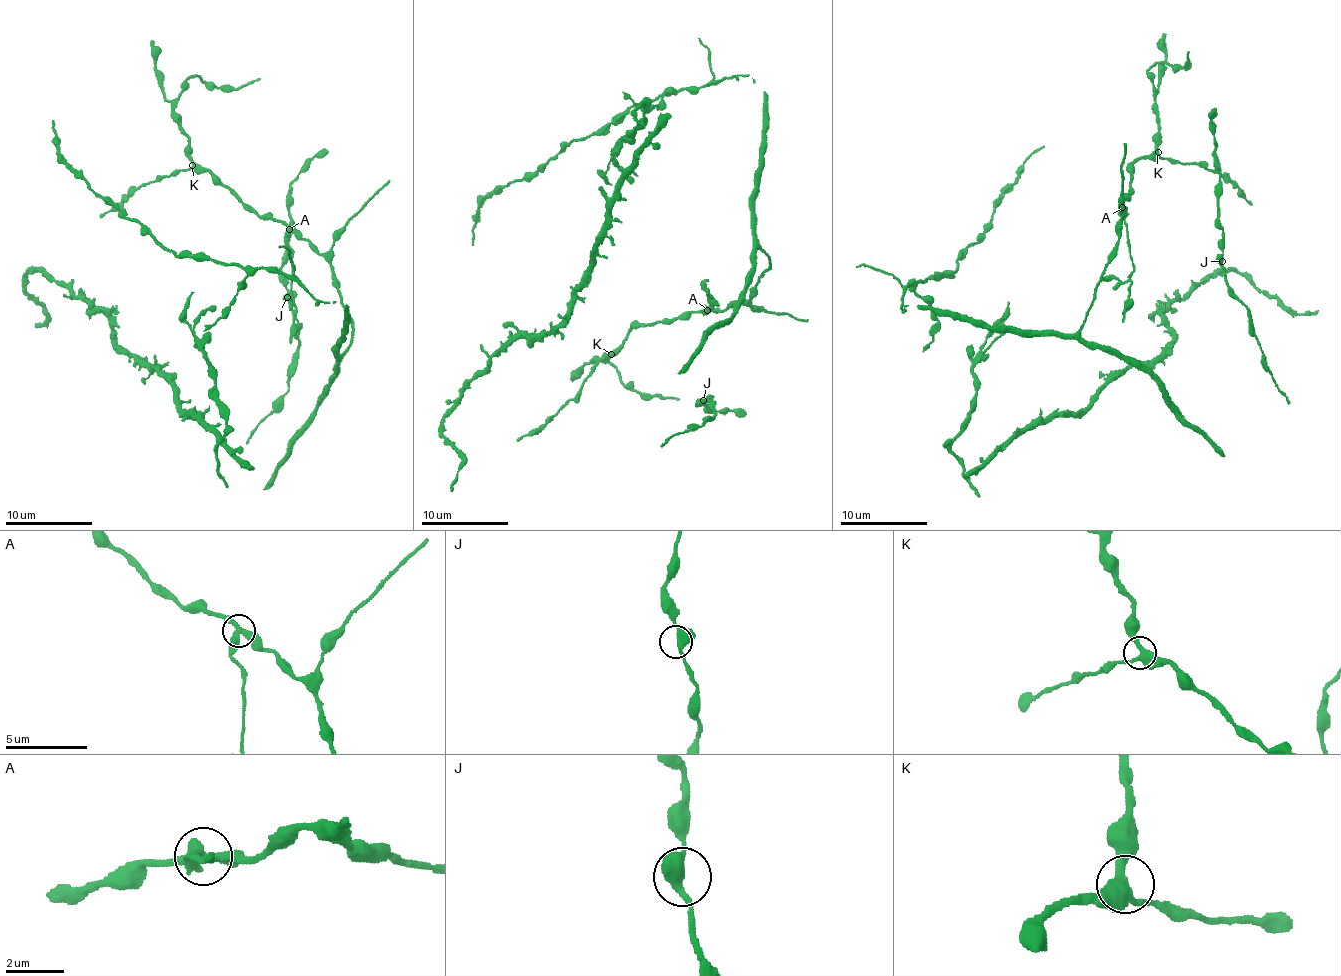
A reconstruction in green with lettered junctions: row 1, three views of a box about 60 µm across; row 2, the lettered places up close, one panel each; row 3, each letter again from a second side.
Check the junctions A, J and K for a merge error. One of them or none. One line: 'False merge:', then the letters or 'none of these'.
False merge: A

